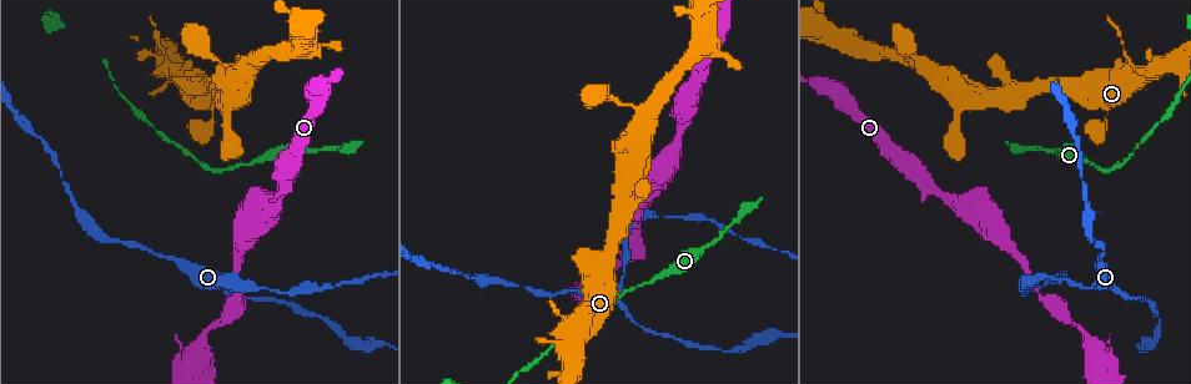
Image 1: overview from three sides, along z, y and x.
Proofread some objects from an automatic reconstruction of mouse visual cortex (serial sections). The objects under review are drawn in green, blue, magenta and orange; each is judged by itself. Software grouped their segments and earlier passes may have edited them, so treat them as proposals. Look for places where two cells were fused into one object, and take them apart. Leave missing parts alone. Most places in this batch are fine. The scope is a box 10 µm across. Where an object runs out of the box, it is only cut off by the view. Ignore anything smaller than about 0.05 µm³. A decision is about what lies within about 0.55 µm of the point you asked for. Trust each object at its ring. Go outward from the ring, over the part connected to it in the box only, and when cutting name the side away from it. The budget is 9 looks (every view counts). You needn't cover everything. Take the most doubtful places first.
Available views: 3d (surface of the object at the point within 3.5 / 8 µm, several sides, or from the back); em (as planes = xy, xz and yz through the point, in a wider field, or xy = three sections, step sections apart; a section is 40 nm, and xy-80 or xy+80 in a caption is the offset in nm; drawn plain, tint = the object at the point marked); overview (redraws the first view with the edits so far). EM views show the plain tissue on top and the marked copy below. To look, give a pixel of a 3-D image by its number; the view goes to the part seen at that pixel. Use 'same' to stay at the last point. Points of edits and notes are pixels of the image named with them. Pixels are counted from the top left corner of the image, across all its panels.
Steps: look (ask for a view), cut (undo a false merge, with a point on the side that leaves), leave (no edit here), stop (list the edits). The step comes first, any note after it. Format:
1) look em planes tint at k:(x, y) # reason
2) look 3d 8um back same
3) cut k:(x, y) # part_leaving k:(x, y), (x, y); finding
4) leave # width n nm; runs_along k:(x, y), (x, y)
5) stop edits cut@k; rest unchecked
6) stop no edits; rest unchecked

look 3d 8um at 1:(263, 289) # sharp bend

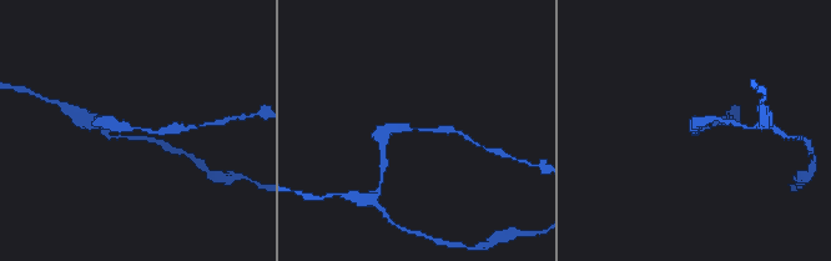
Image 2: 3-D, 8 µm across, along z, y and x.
look 3d 3.5um same # zoom in

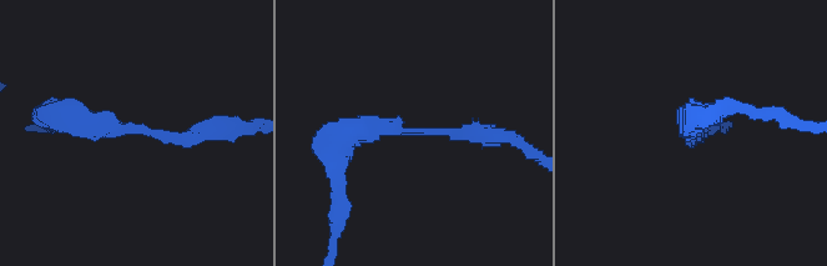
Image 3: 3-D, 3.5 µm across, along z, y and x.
look em xy step 1 tint at 3:(411, 132) # arm_widths 200, 350 nm; need the tissue

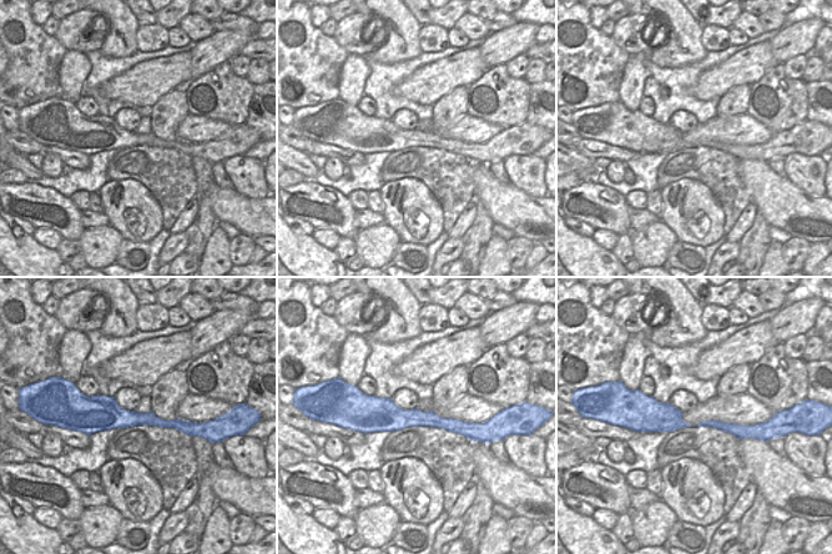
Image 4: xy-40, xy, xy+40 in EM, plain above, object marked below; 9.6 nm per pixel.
leave # width 260 nm; runs_along 4:(84, 409), (120, 418), (191, 424); all the same cell

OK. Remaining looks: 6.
look 3d 3.5um at 1:(1038, 148) # thin neck

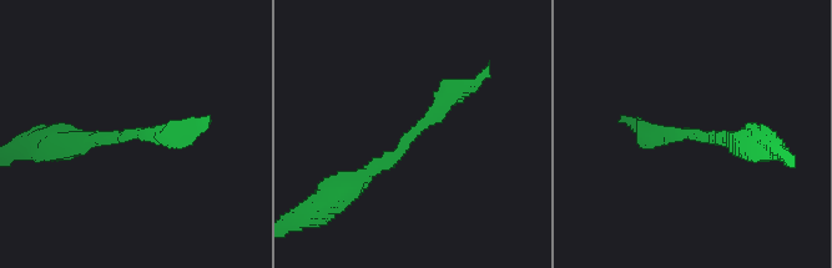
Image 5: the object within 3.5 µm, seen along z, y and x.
look em xy step 1 tint at 5:(128, 137) # shape alone is not enough

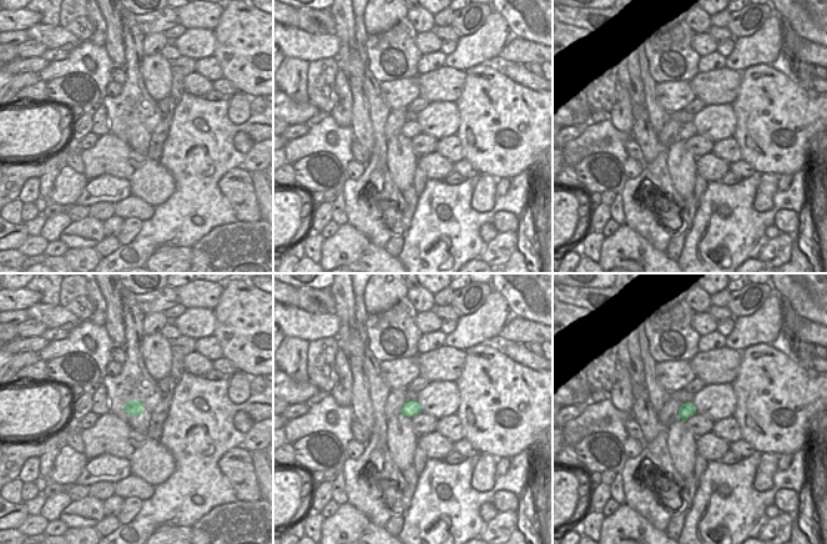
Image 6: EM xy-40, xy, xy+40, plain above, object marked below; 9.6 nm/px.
look em xy step 5 tint same # cut it another way

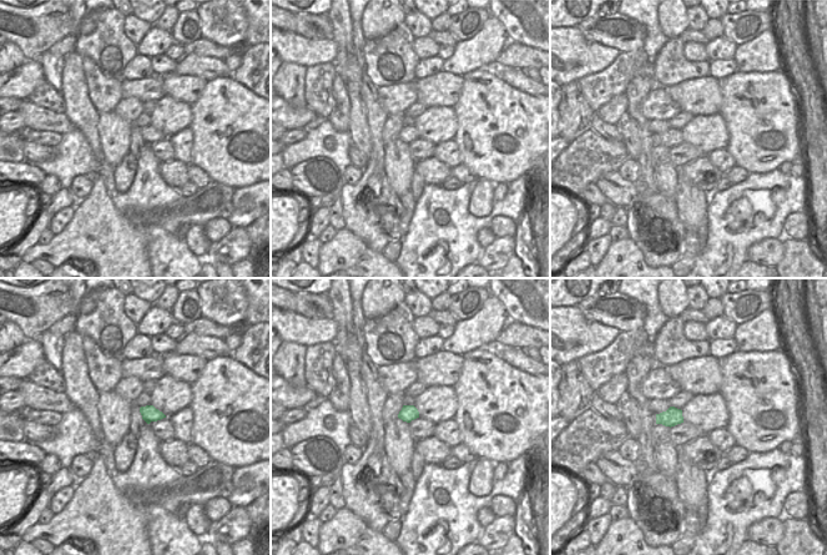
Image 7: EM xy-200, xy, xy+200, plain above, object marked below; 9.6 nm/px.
leave # runs_along 5:(328, 197), (391, 160), (467, 86); all the same cell

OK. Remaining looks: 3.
look 3d 3.5um at 1:(1082, 175) # narrows sharply

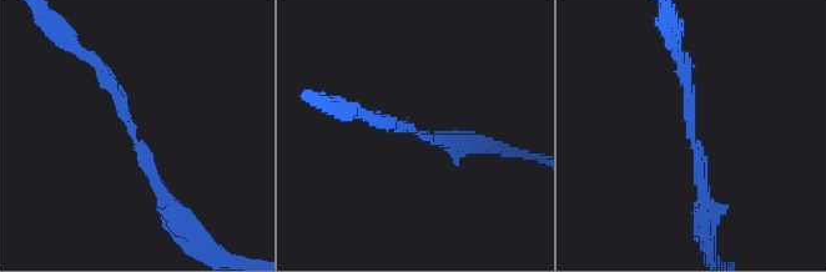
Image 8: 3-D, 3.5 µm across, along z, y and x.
look em planes tint at 8:(411, 129) # shape alone is not enough

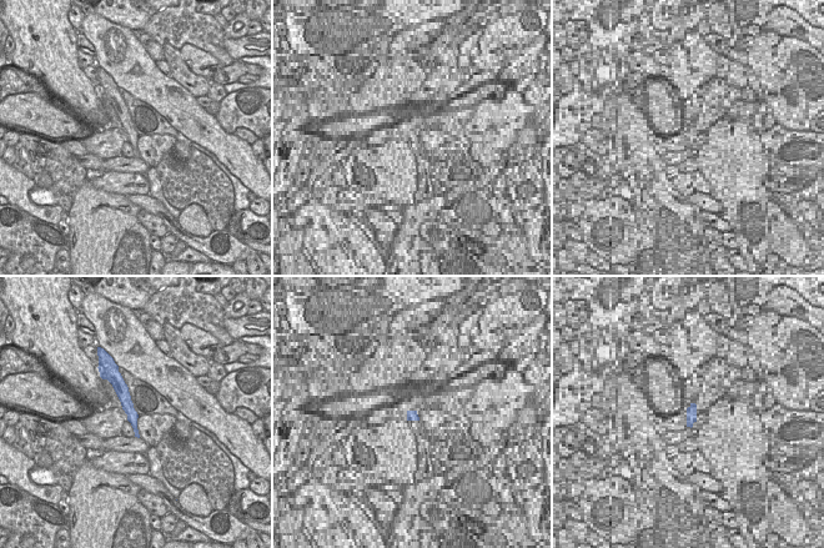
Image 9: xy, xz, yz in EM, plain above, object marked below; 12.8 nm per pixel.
leave # runs_along 9:(117, 380), (134, 422); one cell here

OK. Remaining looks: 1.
stop no edits; rest unchecked

